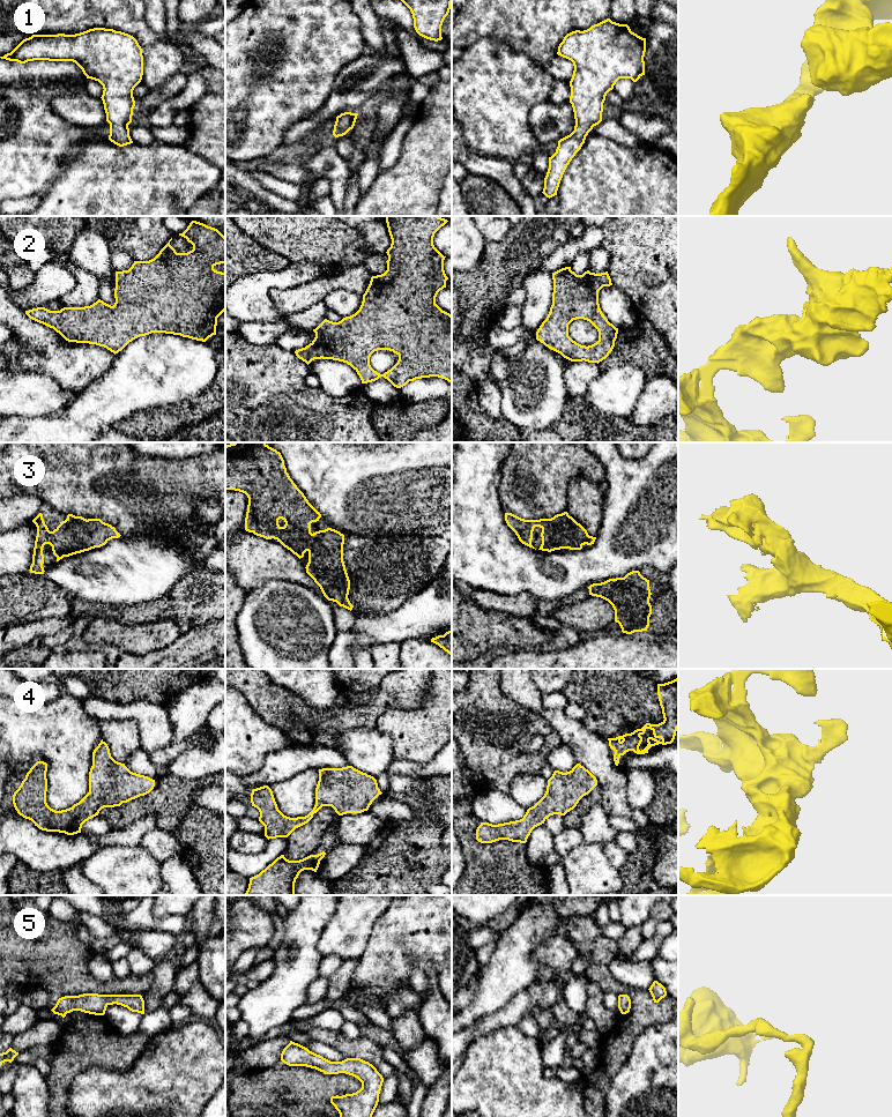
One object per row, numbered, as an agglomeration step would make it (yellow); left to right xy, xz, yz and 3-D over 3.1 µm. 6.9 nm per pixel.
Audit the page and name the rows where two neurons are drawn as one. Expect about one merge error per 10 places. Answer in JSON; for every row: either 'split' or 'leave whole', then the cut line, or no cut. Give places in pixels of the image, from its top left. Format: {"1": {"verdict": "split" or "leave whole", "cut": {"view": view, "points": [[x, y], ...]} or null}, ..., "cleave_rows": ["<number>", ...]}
{"1": {"verdict": "leave whole", "cut": null}, "2": {"verdict": "leave whole", "cut": null}, "3": {"verdict": "leave whole", "cut": null}, "4": {"verdict": "leave whole", "cut": null}, "5": {"verdict": "leave whole", "cut": null}, "cleave_rows": []}

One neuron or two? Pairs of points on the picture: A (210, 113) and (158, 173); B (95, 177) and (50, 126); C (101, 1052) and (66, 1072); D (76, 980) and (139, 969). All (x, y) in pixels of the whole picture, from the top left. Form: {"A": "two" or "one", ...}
{"A": "two", "B": "two", "C": "one", "D": "two"}

